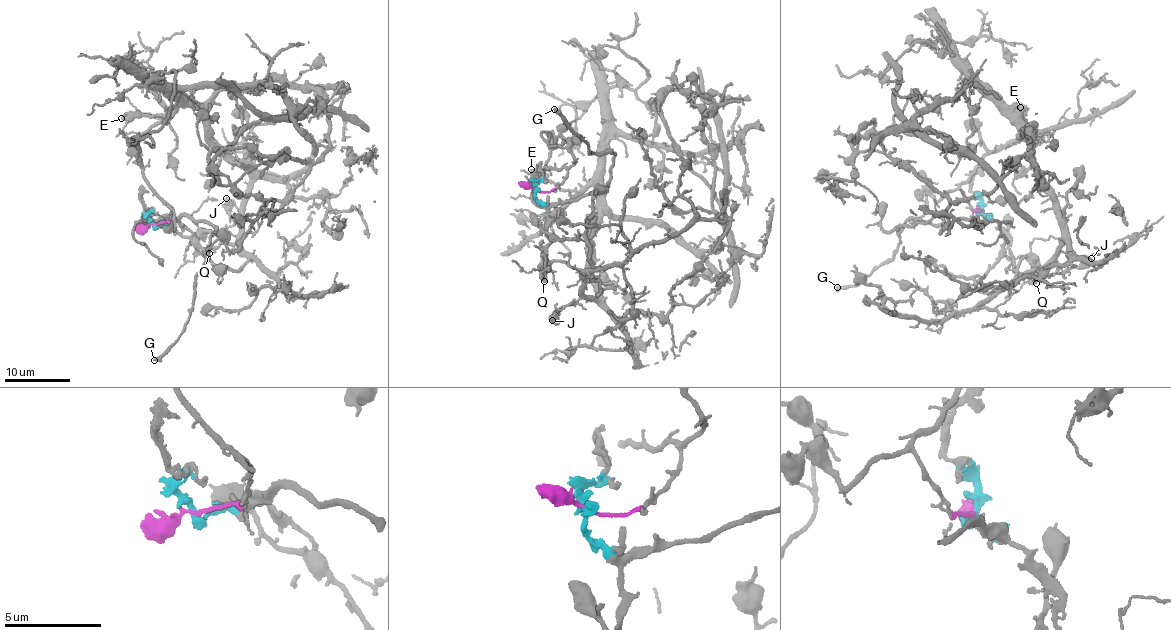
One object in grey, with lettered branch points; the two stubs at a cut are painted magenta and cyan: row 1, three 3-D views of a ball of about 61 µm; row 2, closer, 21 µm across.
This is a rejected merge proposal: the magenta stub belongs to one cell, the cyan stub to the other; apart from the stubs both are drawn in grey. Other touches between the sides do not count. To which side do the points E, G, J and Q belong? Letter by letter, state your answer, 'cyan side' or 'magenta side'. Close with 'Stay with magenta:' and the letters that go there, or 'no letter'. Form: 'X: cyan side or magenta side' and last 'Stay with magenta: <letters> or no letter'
E: magenta side
G: cyan side
J: magenta side
Q: cyan side
Stay with magenta: E, J

